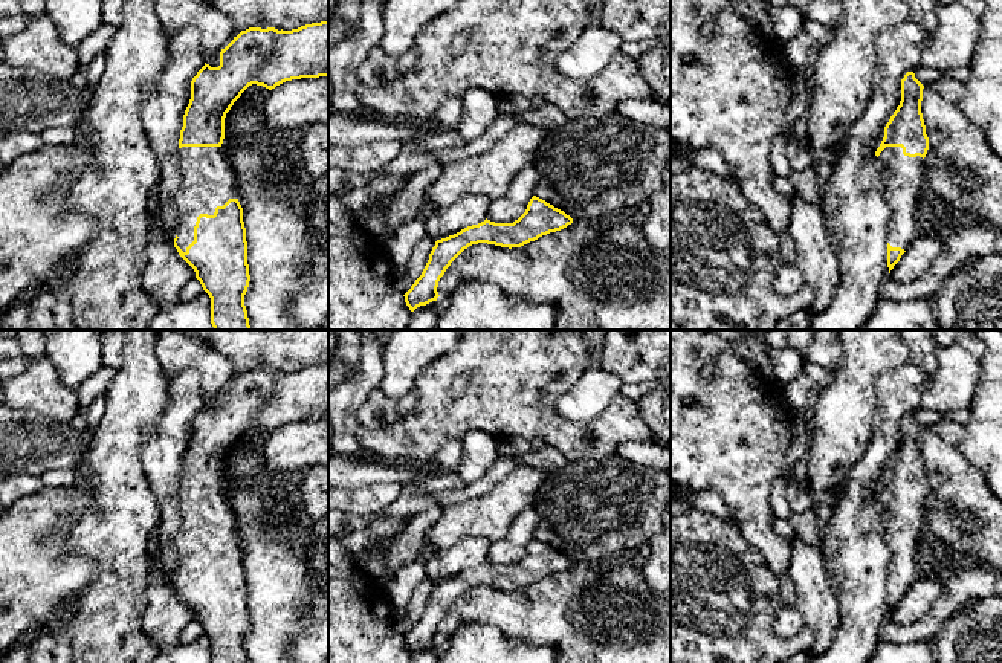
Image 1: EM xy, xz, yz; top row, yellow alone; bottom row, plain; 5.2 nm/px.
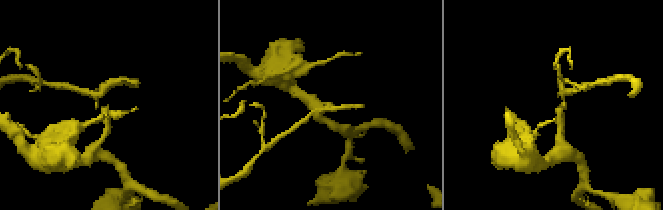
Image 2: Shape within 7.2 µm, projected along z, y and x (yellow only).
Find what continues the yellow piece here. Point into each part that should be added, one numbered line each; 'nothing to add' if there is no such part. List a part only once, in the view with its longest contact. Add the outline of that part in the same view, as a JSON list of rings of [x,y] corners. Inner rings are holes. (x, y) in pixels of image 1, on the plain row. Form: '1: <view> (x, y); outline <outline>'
1: xy (206, 521); outline [[[226,483],[220,489],[182,489],[180,527],[173,538],[179,556],[177,588],[186,594],[194,584],[200,556],[214,558],[217,548],[237,541],[237,524],[228,503]]]

